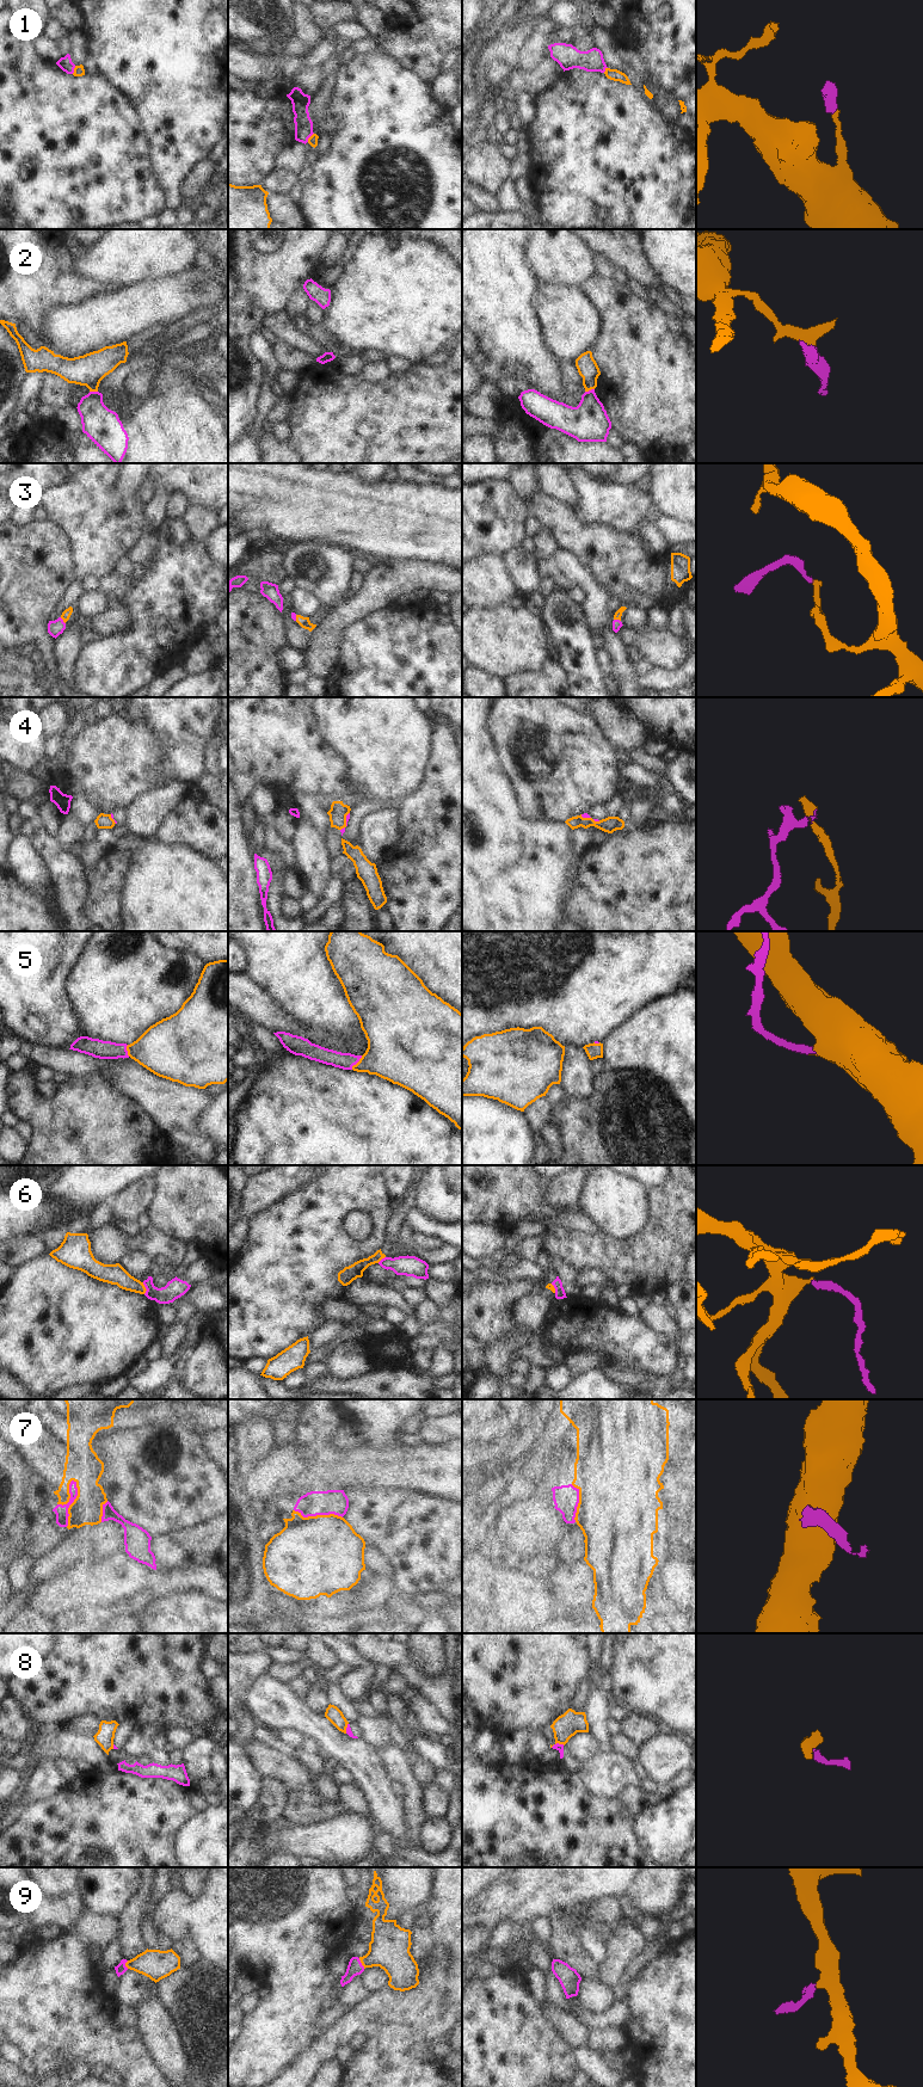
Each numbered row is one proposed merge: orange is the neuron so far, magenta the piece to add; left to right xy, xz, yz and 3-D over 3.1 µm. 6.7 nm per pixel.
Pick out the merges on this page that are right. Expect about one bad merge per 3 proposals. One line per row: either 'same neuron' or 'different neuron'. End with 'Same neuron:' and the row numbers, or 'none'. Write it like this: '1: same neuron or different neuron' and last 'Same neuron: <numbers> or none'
1: different neuron
2: different neuron
3: same neuron
4: different neuron
5: same neuron
6: different neuron
7: different neuron
8: different neuron
9: same neuron
Same neuron: 3, 5, 9

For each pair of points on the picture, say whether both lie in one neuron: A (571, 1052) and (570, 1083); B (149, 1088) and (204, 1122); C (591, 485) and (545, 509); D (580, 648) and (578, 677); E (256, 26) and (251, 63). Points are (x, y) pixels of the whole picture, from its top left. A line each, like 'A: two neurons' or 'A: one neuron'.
A: one neuron
B: two neurons
C: two neurons
D: one neuron
E: two neurons

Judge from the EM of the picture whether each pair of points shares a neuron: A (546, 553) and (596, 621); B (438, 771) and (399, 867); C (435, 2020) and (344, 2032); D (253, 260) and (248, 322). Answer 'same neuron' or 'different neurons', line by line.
A: different neurons
B: same neuron
C: same neuron
D: different neurons

